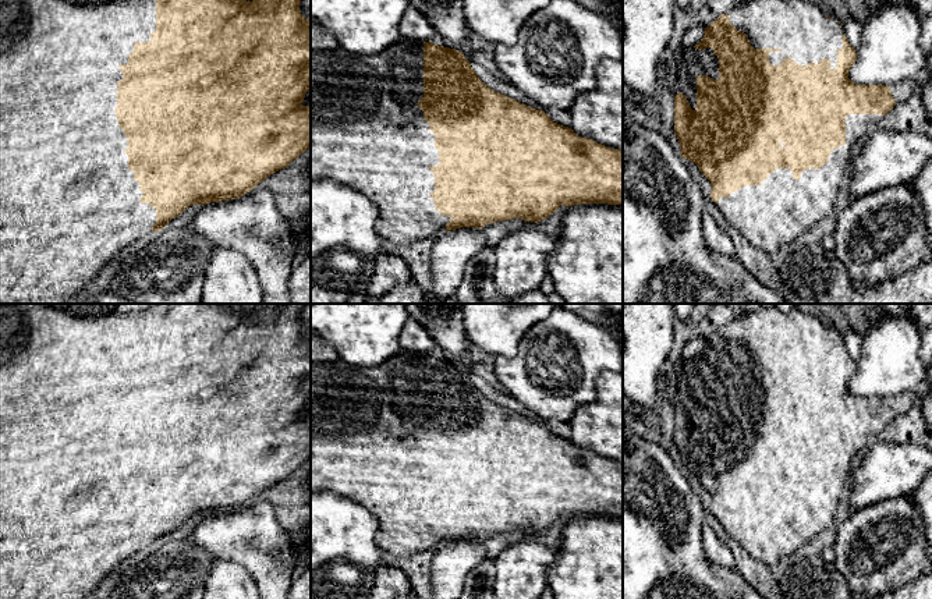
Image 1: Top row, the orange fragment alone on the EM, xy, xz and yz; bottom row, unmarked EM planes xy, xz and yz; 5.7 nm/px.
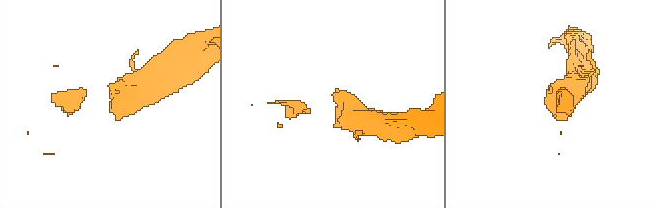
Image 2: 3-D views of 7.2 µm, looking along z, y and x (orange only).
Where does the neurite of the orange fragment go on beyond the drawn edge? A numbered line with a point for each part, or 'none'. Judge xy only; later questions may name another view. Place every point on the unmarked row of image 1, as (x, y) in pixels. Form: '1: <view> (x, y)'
1: xy (68, 516)

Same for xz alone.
1: xz (367, 442)

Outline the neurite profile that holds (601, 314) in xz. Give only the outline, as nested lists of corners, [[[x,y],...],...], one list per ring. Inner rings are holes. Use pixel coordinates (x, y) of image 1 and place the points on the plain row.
[[[560,304],[563,308],[575,312],[589,322],[609,326],[619,340],[619,327],[621,322],[613,320],[613,312],[605,304]]]

